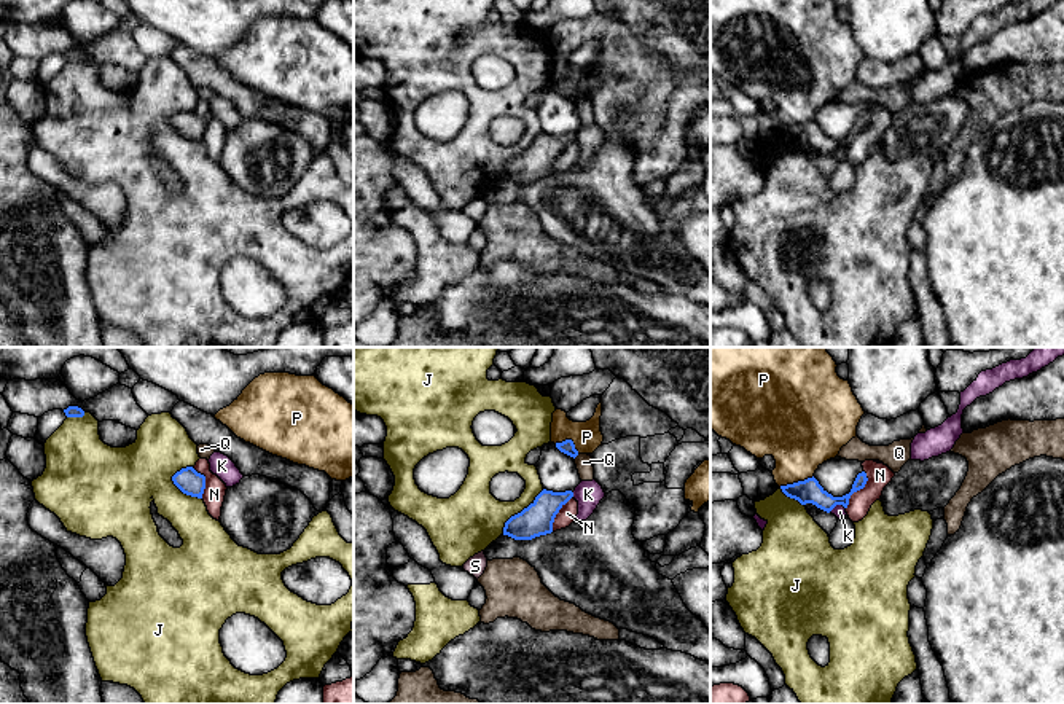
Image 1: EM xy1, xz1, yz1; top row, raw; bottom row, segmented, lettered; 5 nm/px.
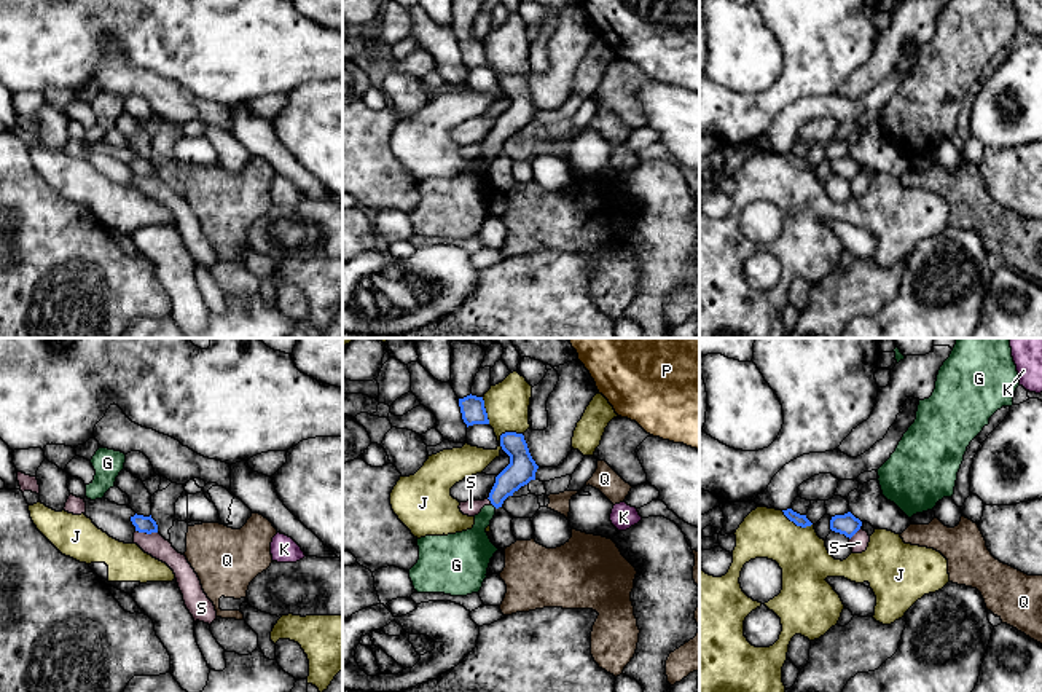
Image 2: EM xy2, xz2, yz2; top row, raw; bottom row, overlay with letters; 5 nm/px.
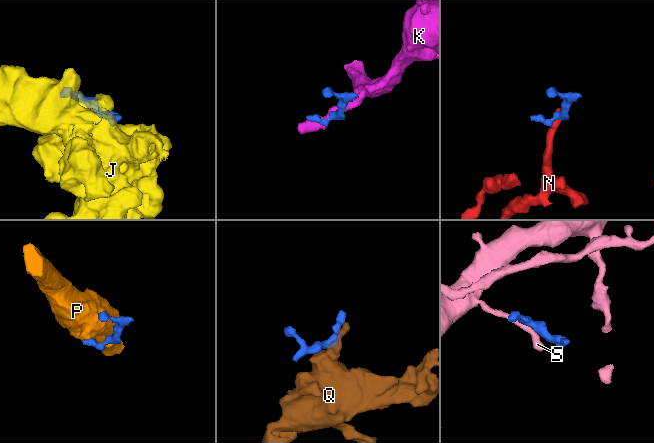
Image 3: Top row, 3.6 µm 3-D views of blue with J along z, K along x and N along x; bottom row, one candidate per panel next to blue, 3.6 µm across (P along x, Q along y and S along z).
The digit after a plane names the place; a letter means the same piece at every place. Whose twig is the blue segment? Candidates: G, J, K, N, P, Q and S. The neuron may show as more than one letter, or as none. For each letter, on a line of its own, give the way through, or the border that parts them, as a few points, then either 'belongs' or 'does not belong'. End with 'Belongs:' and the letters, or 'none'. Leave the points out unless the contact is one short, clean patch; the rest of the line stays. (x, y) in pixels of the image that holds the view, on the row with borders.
G: across xz2 (521, 469), (496, 496), (494, 506), (483, 518), (472, 549) | belongs
J: does not belong
K: along yz1 (844, 507), (835, 505), (829, 512) | does not belong
N: along yz1 (864, 470), (867, 483), (851, 496), (846, 508) | does not belong
P: along yz1 (813, 475), (779, 486) | does not belong
Q: does not belong
S: along xy2 (136, 530), (156, 533) | does not belong
Belongs: G

